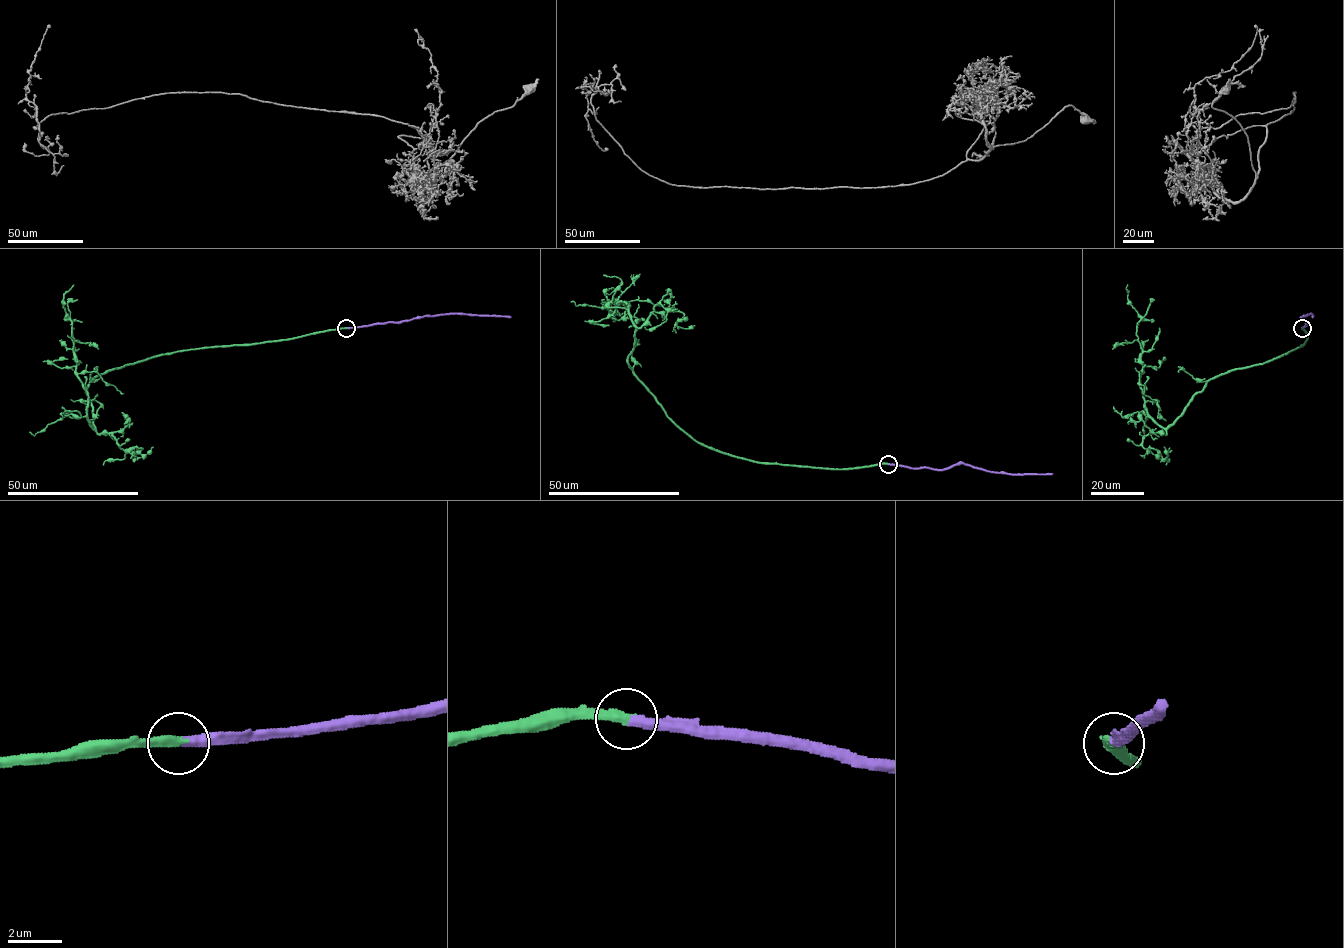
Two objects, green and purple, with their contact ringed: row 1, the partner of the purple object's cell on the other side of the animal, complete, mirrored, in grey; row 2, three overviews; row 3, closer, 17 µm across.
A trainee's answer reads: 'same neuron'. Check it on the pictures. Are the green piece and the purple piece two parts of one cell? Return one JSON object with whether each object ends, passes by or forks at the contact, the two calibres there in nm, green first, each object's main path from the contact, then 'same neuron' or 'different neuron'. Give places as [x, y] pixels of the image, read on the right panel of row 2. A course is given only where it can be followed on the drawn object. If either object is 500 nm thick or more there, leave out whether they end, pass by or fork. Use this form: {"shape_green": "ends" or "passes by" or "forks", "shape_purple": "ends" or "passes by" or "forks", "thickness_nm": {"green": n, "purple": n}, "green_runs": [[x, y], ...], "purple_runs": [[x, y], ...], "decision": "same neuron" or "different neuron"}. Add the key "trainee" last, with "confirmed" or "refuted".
{"shape_green": "ends", "shape_purple": "ends", "thickness_nm": {"green": 360, "purple": 360}, "green_runs": [[1302, 328], [1302, 345], [1217, 375], [1165, 428], [1145, 406], [1140, 317], [1127, 285]], "purple_runs": [[1302, 328], [1308, 322], [1302, 317], [1311, 314], [1312, 316]], "decision": "same neuron", "trainee": "confirmed"}

